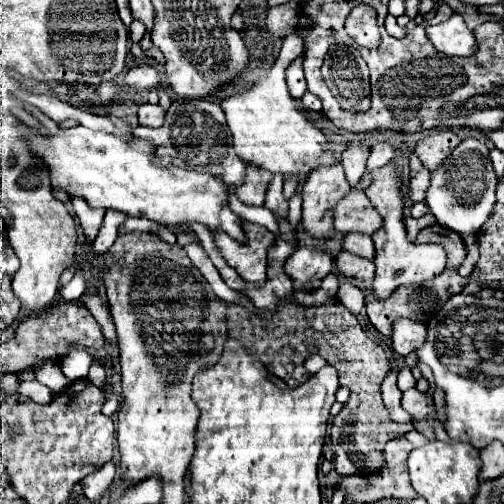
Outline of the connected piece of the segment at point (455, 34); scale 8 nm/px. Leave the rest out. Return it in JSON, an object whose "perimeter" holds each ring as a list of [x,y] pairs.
{"perimeter":[[[455,13],[449,21],[427,27],[427,37],[435,45],[437,51],[449,57],[471,57],[477,53],[477,41],[473,31],[467,27],[463,17]]]}

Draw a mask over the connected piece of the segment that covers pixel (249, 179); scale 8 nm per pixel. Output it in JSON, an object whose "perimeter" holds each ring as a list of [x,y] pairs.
{"perimeter":[[[247,163],[247,175],[245,181],[241,185],[235,187],[235,195],[239,201],[243,201],[245,205],[263,205],[263,195],[265,195],[265,187],[271,179],[271,173],[261,169],[261,167],[253,167],[253,163]]]}

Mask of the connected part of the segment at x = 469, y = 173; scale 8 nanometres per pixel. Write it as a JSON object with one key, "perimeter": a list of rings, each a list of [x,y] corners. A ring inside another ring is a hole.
{"perimeter":[[[465,137],[453,149],[453,153],[441,163],[441,167],[429,173],[431,173],[431,183],[425,195],[425,203],[429,211],[435,215],[437,223],[449,227],[451,231],[457,231],[461,237],[477,233],[481,225],[489,219],[497,203],[495,187],[499,179],[489,159],[489,147],[481,139]]]}

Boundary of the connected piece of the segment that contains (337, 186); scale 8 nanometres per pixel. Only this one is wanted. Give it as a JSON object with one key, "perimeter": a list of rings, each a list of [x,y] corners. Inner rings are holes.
{"perimeter":[[[341,163],[317,167],[303,185],[303,227],[311,237],[333,237],[333,203],[349,191]]]}

